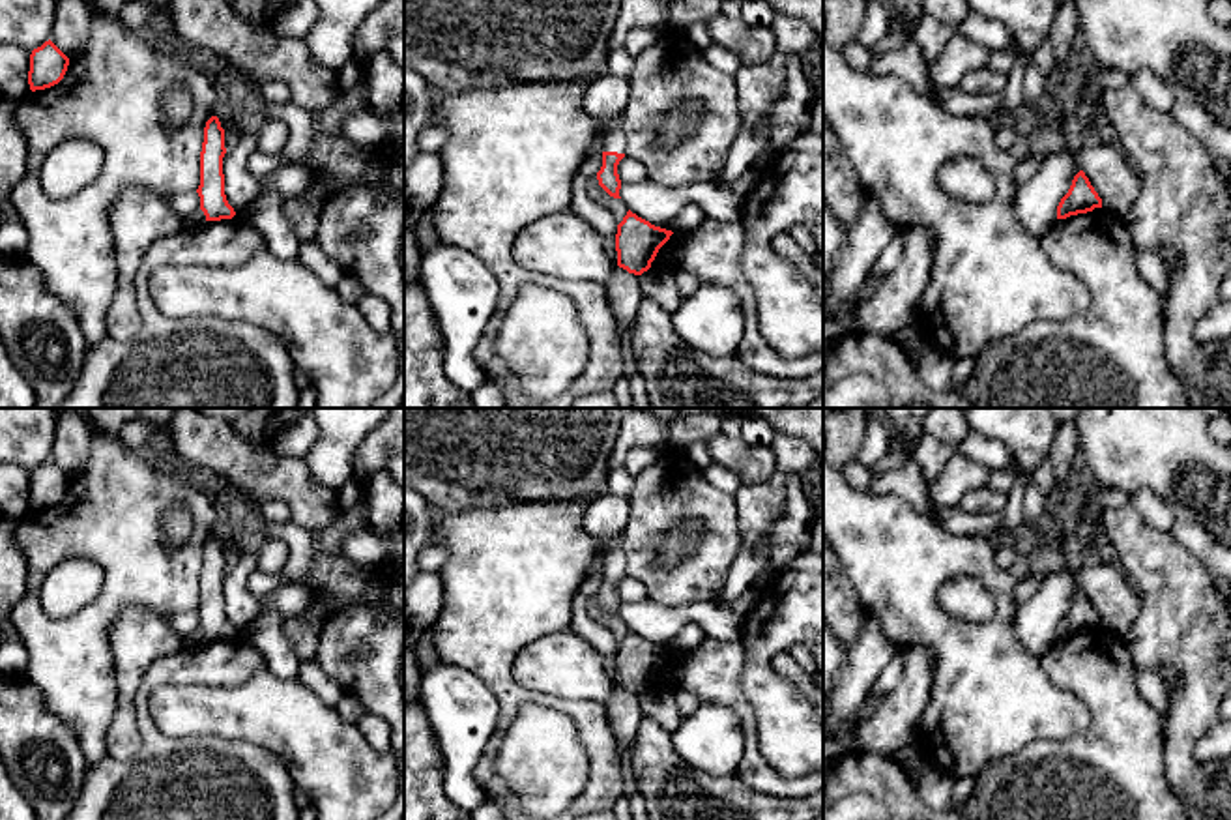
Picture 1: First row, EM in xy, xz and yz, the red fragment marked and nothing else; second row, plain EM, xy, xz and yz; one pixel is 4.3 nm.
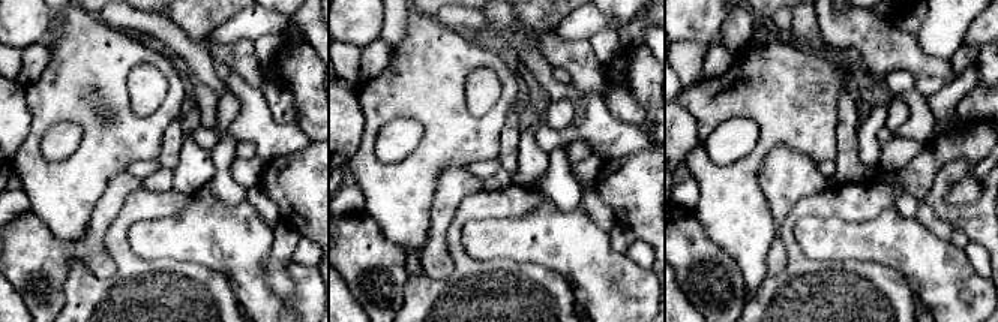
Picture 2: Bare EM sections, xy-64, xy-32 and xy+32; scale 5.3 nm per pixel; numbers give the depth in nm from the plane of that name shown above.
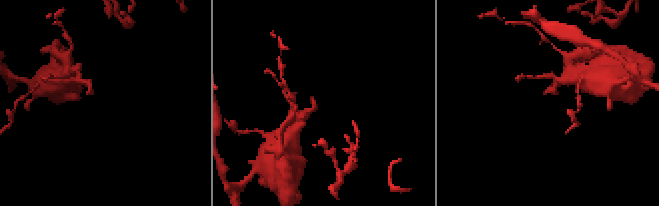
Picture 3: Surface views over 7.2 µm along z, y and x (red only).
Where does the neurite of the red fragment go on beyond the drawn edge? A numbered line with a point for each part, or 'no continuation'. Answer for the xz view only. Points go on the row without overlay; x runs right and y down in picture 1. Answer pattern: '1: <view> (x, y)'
1: xz (612, 555)

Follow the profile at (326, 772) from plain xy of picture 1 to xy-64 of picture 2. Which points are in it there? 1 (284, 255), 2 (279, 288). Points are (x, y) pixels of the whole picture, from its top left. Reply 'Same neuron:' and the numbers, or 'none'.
Same neuron: none

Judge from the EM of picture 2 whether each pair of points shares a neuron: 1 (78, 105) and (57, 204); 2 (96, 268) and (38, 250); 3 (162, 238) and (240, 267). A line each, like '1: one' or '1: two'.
1: one
2: one
3: one

